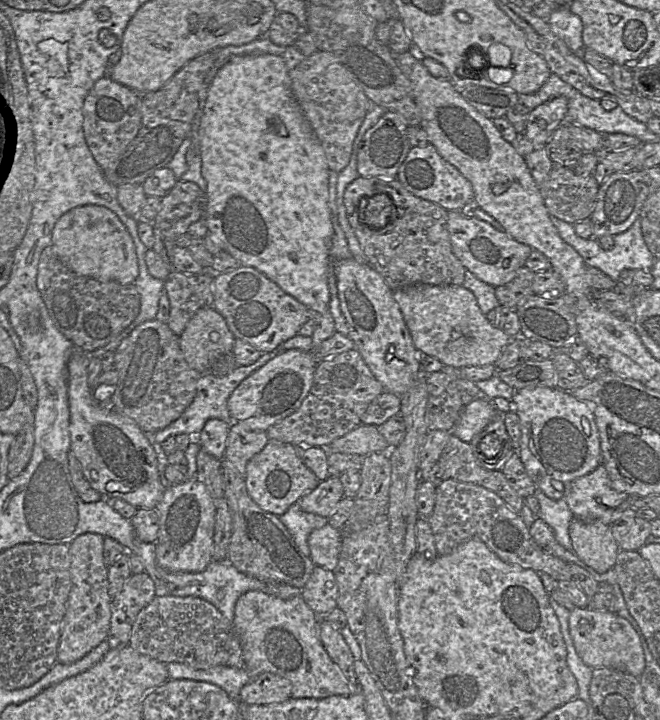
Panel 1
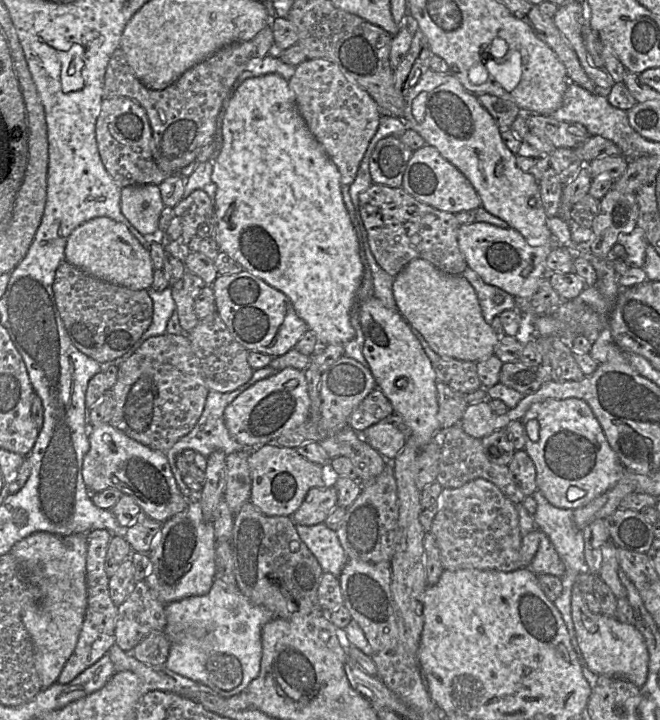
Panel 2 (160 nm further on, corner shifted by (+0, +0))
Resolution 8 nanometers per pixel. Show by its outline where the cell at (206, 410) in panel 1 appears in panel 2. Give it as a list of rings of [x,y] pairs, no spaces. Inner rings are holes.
[[[269,364],[268,366],[260,369],[256,369],[253,371],[253,374],[250,380],[241,385],[236,390],[229,392],[229,393],[220,393],[216,391],[210,390],[208,392],[208,396],[206,399],[204,410],[197,421],[194,428],[185,436],[180,438],[167,452],[166,457],[169,464],[176,466],[176,458],[179,454],[181,454],[184,450],[192,449],[195,452],[202,454],[204,457],[208,457],[212,452],[216,450],[223,451],[226,455],[229,455],[233,452],[238,451],[255,451],[258,449],[253,449],[246,447],[238,442],[236,442],[229,434],[228,429],[224,422],[224,412],[226,407],[243,391],[249,388],[251,385],[256,383],[257,381],[267,378],[271,375],[276,374],[277,371],[271,367]]]

